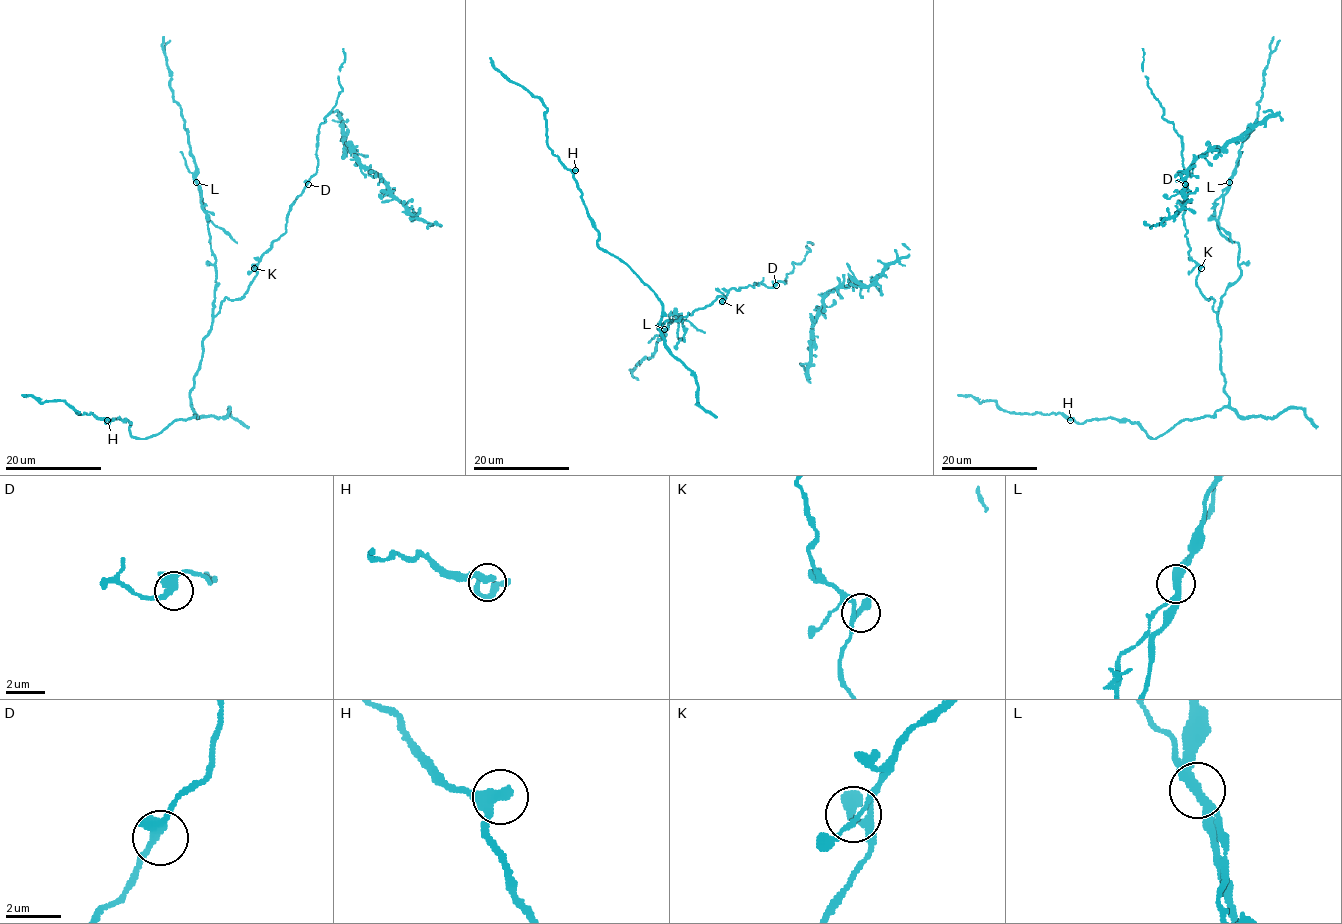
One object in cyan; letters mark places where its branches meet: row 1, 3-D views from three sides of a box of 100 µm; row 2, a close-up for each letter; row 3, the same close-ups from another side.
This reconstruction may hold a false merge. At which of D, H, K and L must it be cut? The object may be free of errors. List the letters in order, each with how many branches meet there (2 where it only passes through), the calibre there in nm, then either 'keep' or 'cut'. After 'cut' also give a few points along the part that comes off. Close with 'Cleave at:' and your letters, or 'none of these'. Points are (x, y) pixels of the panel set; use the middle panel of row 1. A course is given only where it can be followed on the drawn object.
D: branches 3; calibre 320 nm; keep
H: branches 2; calibre 360 nm; keep
K: branches 2; calibre 360 nm; keep
L: branches 2; calibre 360 nm; cut; course (664, 329), (668, 327), (669, 315), (674, 314), (705, 332)
Cleave at: L

